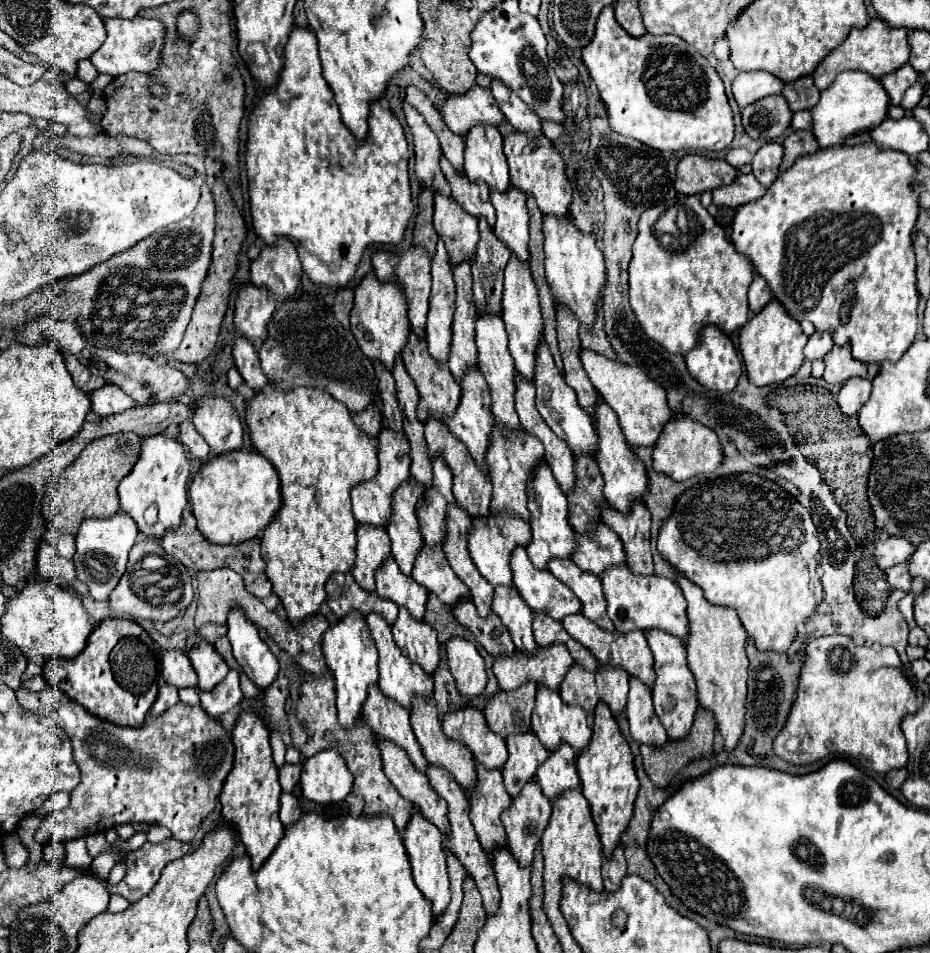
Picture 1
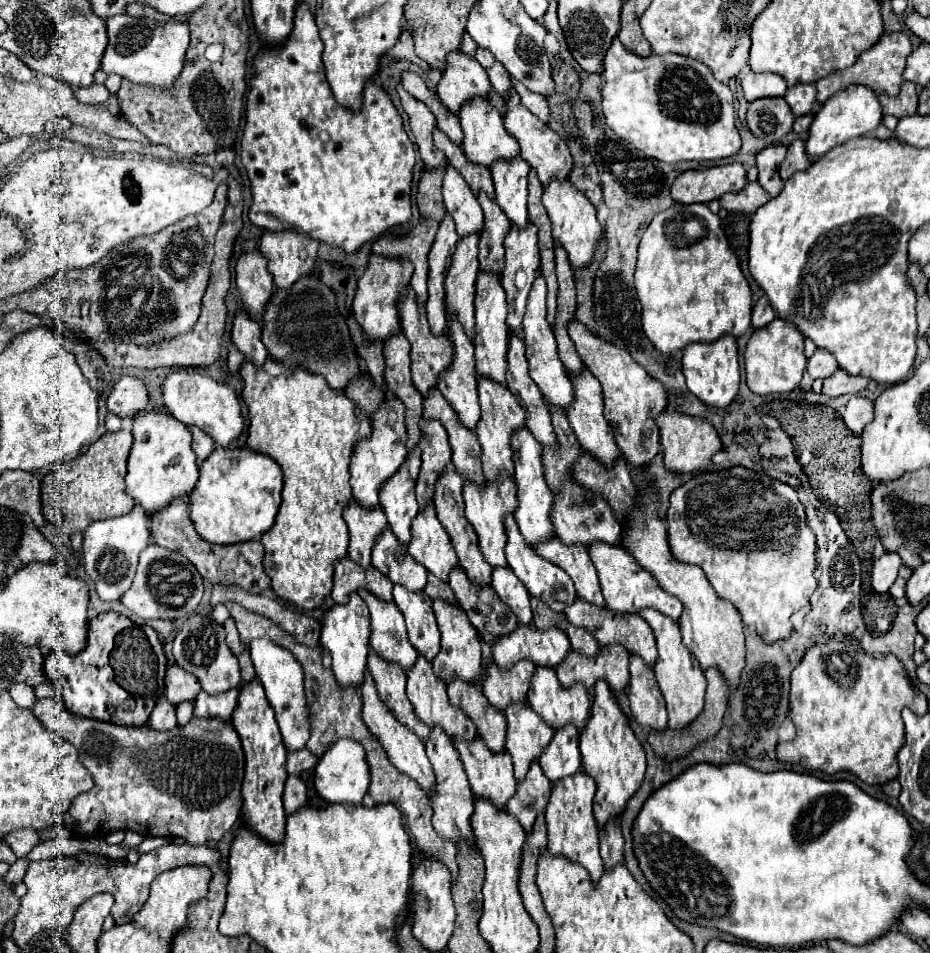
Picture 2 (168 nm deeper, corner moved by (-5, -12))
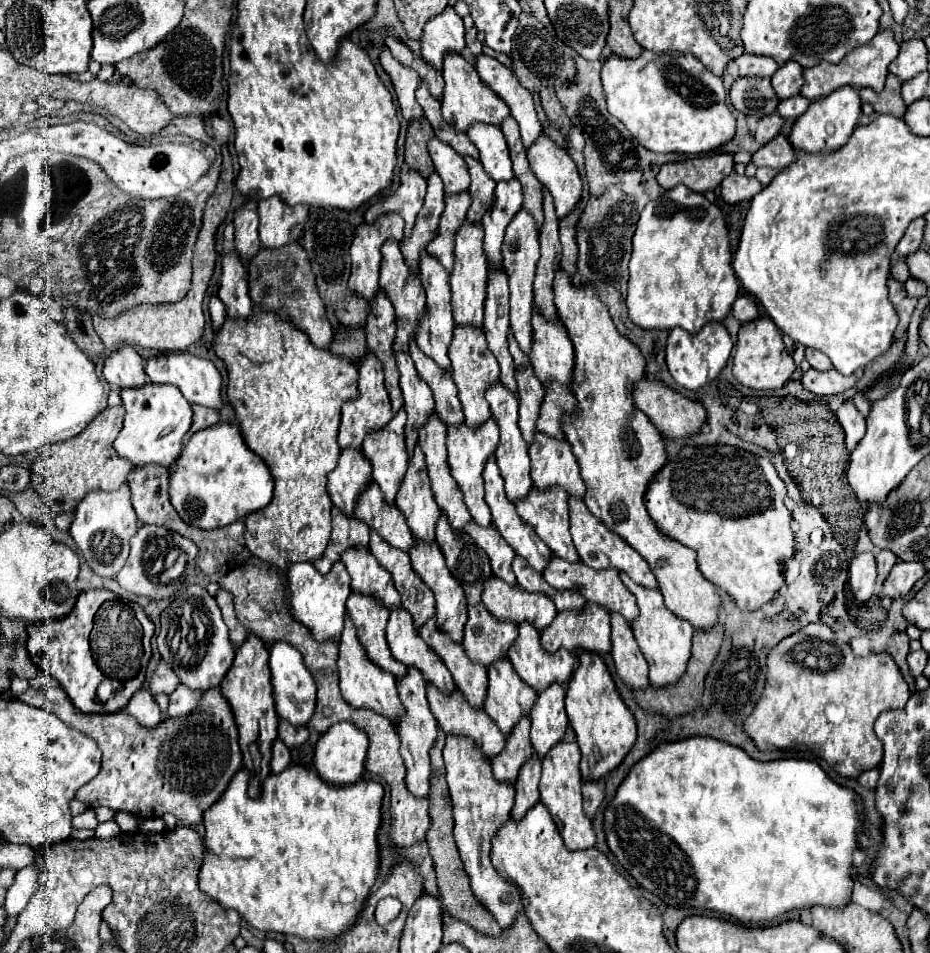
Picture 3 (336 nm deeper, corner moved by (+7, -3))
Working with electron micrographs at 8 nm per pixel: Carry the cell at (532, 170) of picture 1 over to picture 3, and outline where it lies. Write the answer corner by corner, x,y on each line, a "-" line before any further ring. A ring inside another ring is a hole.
480,55
476,59
476,71
484,85
488,85
496,95
500,95
500,99
504,99
504,103
510,107
510,115
520,125
524,147
530,149
532,143
536,143
536,139
544,133
536,117
532,95
518,83
516,75
510,69
506,69
492,57

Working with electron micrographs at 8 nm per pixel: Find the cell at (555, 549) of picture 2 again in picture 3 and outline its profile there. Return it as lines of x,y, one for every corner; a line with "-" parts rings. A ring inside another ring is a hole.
532,489
532,493
524,501
516,503
516,511
518,511
520,519
536,531
536,535
552,549
552,553
556,557
568,559
568,563
578,563
580,561
580,557
576,555
576,549
574,549
570,531
568,531
570,529
570,519
568,519
570,515
568,515
568,497
566,497
564,491
544,491
544,493
540,493
540,491

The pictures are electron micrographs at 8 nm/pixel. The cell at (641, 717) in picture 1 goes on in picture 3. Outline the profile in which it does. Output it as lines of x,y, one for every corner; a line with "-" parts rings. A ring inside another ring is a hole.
612,615
612,659
616,665
618,677
632,691
648,687
648,663
638,649
638,643
632,635
630,625
620,617

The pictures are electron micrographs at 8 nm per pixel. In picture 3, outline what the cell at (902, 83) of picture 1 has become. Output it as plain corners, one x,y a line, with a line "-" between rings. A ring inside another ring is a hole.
890,73
884,89
880,93
866,87
866,89
860,89
860,97
862,97
862,101
870,103
876,109
876,113
888,113
888,115
902,117
906,113
906,105
900,97
900,85
902,85
902,81

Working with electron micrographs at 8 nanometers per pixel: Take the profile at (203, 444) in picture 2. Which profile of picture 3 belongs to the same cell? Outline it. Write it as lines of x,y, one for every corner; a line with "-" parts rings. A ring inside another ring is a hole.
192,405
192,411
194,411
194,417
192,417
192,427
190,427
188,435
218,423
218,411
212,411
212,409
202,407
202,405

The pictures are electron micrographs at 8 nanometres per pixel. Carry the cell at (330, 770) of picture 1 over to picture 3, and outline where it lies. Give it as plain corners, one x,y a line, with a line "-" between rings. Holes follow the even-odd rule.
342,721
332,725
324,735
320,735
316,747
314,747
314,769
318,777
322,777
324,783
332,787
348,787
362,779
364,775
364,759
368,751
368,737
362,729
356,725

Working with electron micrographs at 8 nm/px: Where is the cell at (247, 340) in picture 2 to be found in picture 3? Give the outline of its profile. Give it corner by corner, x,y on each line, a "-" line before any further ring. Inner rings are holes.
236,253
226,255
222,261
222,277
220,277
220,301
226,307
230,319
250,319
252,301
248,299
248,279
246,267
238,259

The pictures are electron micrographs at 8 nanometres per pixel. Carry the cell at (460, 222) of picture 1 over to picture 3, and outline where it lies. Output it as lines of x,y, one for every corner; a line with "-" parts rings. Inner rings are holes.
436,137
428,143
428,151
432,157
434,169
444,183
444,193
456,195
460,191
468,191
470,175
468,175
468,167
464,159
452,147
448,147

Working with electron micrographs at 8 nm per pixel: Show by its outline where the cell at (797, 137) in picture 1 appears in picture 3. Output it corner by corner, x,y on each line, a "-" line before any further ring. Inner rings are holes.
778,135
776,139
762,145
752,155
752,161
756,163
756,167
772,167
772,169
784,169
794,159
796,159
796,153
784,135

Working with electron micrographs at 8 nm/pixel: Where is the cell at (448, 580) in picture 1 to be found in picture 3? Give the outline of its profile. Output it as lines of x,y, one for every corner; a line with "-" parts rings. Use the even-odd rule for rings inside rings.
416,447
414,457
410,459
406,477
396,495
396,507
404,515
408,529
412,531
412,537
416,541
426,541
426,543
434,541
434,531
440,511
430,491
426,463
420,447

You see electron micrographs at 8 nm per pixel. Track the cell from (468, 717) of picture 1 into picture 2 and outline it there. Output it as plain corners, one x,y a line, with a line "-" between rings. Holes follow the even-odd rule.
452,678
448,684
448,698
454,706
460,706
476,724
478,734
486,742
486,746
494,752
504,750
506,740
506,716
496,710
474,682
464,682
460,678

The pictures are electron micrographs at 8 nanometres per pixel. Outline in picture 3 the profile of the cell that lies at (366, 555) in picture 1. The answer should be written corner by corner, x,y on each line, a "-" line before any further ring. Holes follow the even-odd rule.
342,451
338,467
328,475
328,495
336,509
354,517
358,497
372,483
372,469
362,451

